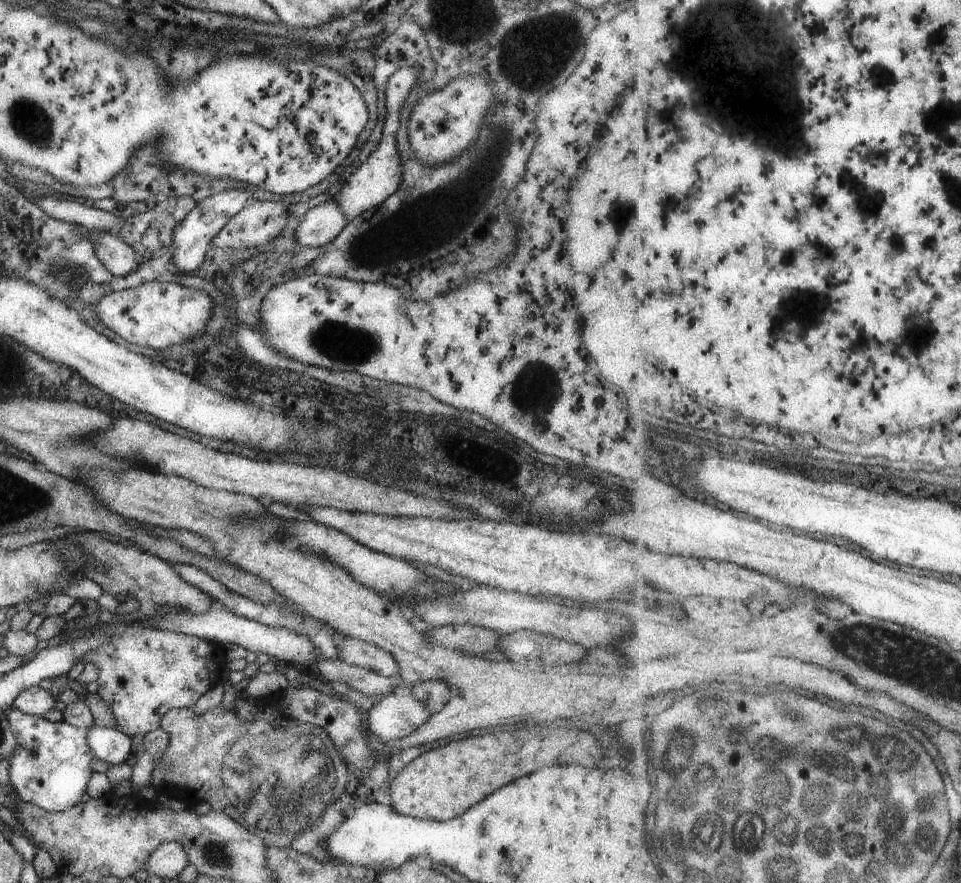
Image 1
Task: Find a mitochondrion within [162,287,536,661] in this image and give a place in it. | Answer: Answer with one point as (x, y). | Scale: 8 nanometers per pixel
(346, 341)

